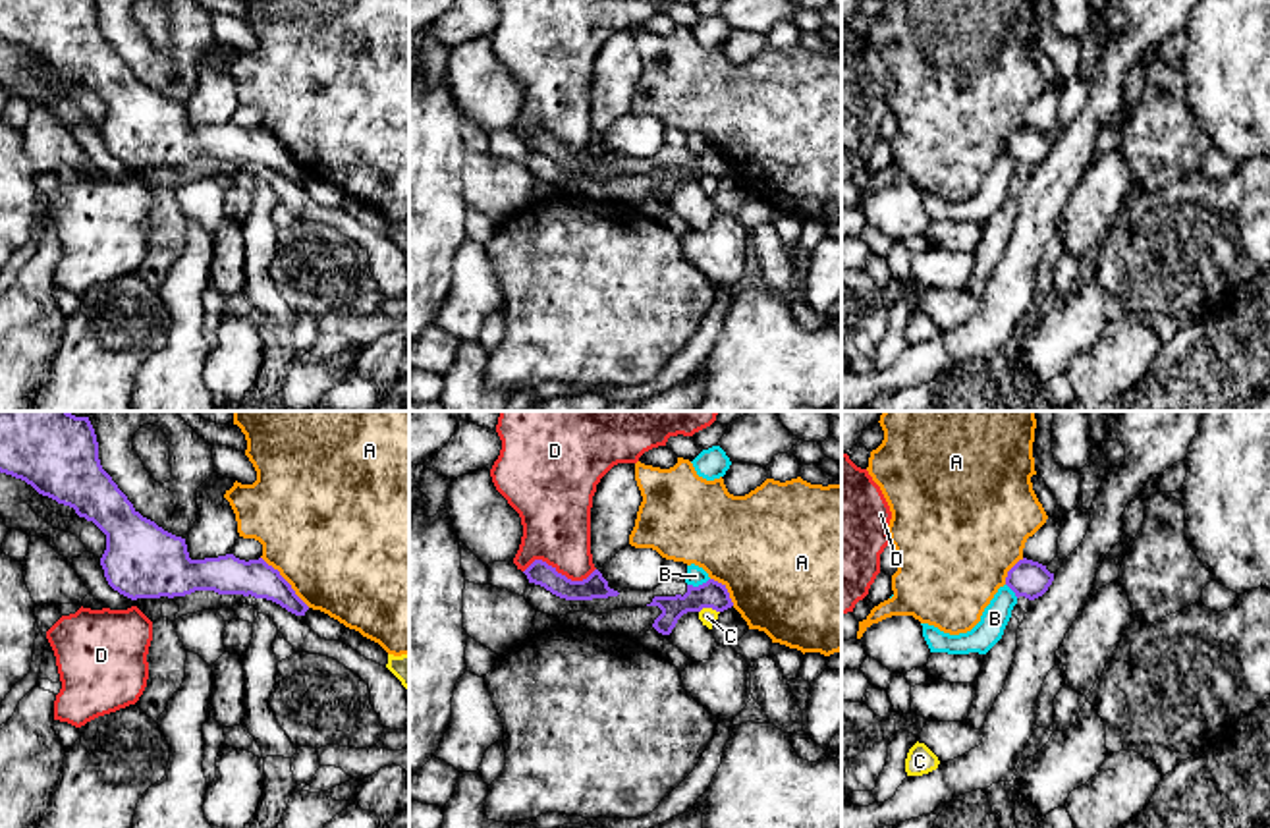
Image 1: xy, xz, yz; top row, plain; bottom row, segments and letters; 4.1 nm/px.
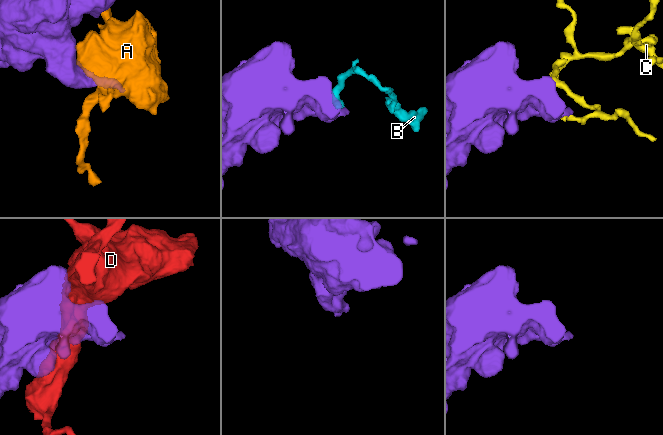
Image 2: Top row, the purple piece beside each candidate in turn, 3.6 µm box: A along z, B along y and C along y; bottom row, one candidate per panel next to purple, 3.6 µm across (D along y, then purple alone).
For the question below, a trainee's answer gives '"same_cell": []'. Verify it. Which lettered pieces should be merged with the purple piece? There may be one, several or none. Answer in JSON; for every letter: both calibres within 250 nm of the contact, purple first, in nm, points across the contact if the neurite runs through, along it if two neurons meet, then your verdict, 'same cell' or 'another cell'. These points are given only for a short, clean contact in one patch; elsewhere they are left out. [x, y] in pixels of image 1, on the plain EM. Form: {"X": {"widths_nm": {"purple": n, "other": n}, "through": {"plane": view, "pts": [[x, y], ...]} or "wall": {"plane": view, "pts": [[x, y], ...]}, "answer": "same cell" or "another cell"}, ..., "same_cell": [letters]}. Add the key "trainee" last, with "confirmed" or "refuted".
{"A": {"widths_nm": {"purple": 160, "other": 500}, "wall": {"plane": "xy", "pts": [[261, 124], [309, 174]]}, "answer": "another cell"}, "B": {"widths_nm": {"purple": 120, "other": 80}, "wall": {"plane": "xz", "pts": [[709, 145], [697, 153], [688, 153]]}, "answer": "another cell"}, "C": {"widths_nm": {"purple": 120, "other": 70}, "answer": "another cell"}, "D": {"widths_nm": {"purple": 100, "other": 280}, "wall": {"plane": "xz", "pts": [[595, 136], [581, 147], [568, 147], [535, 128], [524, 139]]}, "answer": "another cell"}, "same_cell": [], "trainee": "confirmed"}

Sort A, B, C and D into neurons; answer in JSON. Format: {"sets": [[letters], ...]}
{"sets": [["A"], ["B"], ["C"], ["D"]]}

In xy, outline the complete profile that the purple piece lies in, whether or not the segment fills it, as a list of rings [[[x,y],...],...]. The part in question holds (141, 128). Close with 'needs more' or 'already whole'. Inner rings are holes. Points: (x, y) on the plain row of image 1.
[[[0,0],[0,41],[25,48],[39,62],[69,73],[79,85],[93,89],[106,102],[106,118],[100,125],[104,145],[114,158],[131,168],[214,158],[266,166],[295,183],[305,183],[309,178],[280,139],[262,125],[245,129],[226,122],[191,127],[185,106],[143,85],[102,37],[95,0]]] | already whole

